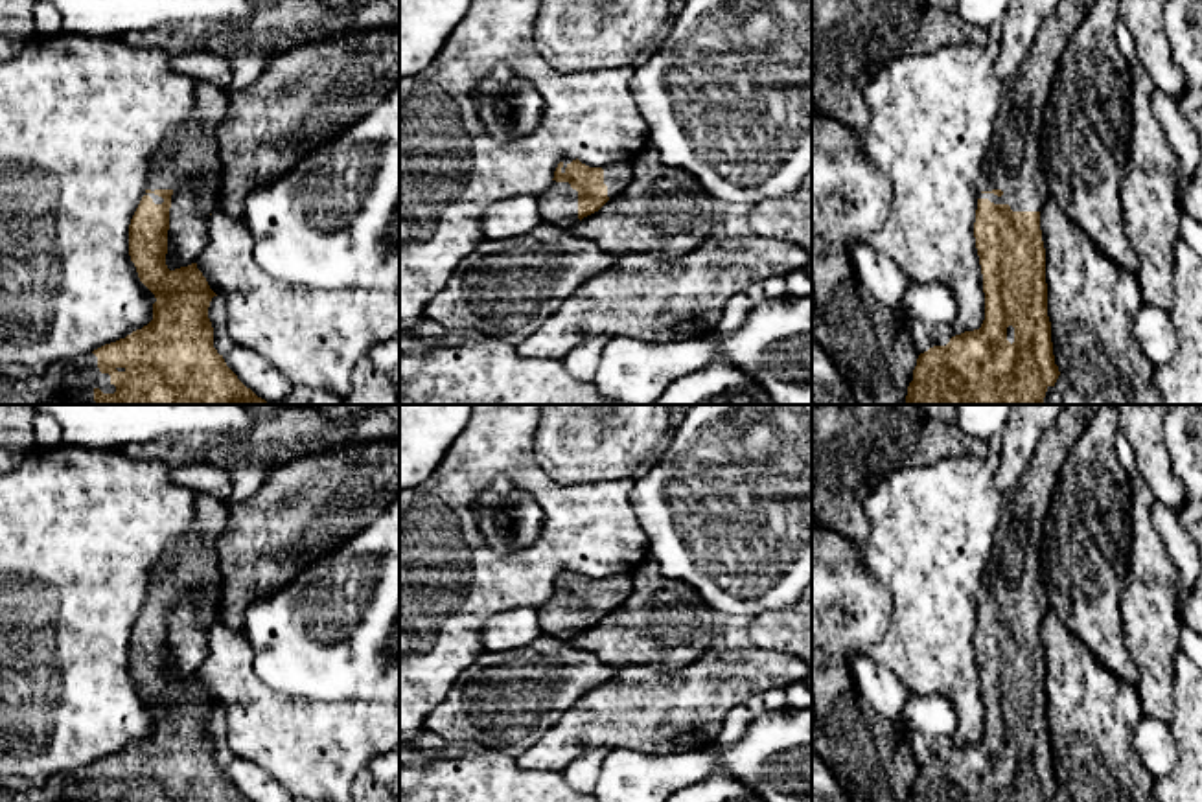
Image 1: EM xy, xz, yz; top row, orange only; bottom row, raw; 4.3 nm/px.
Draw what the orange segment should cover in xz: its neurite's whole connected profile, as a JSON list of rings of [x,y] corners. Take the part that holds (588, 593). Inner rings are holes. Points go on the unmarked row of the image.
[[[565,570],[549,602],[537,609],[539,627],[543,635],[571,642],[624,603],[631,589],[631,576],[589,579],[578,570]]]

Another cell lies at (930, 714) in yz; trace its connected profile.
[[[909,693],[896,727],[904,736],[915,732],[933,738],[941,734],[954,736],[957,719],[950,701],[942,695]]]

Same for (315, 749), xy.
[[[223,624],[210,627],[210,651],[197,681],[226,716],[226,741],[236,758],[274,776],[291,795],[352,802],[352,784],[366,763],[399,747],[399,706],[381,701],[313,701],[269,688],[254,671],[245,636]]]

